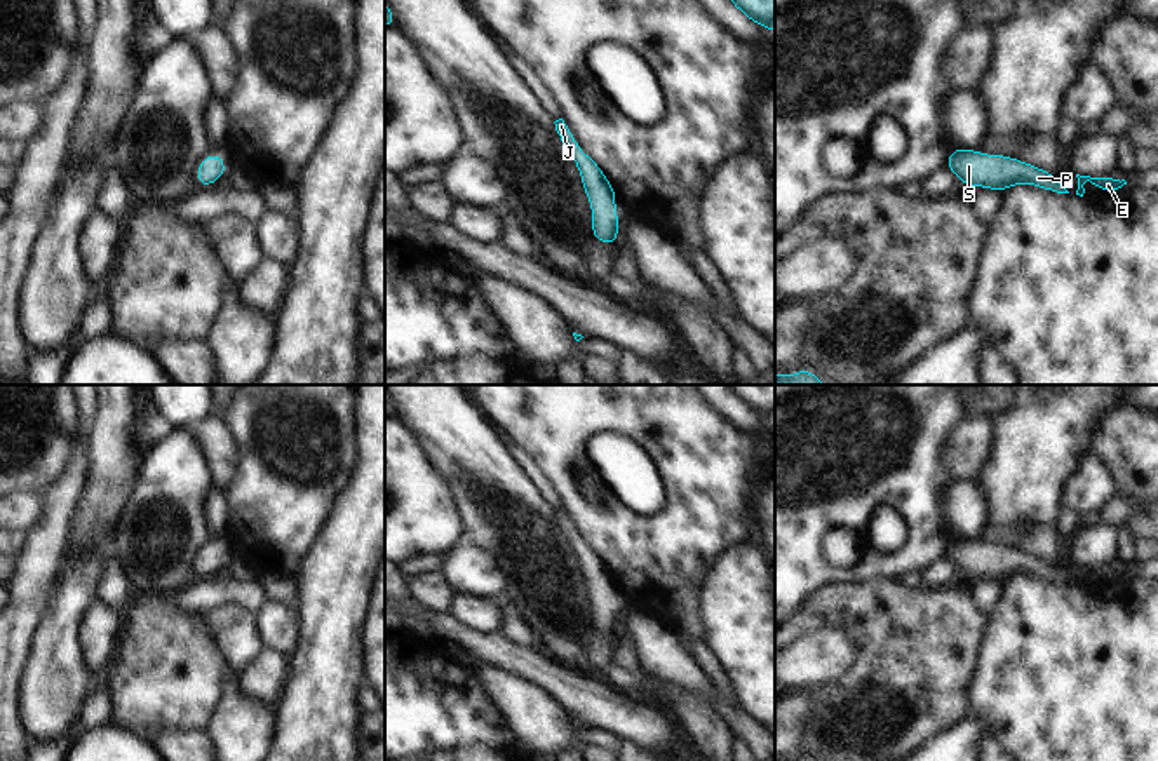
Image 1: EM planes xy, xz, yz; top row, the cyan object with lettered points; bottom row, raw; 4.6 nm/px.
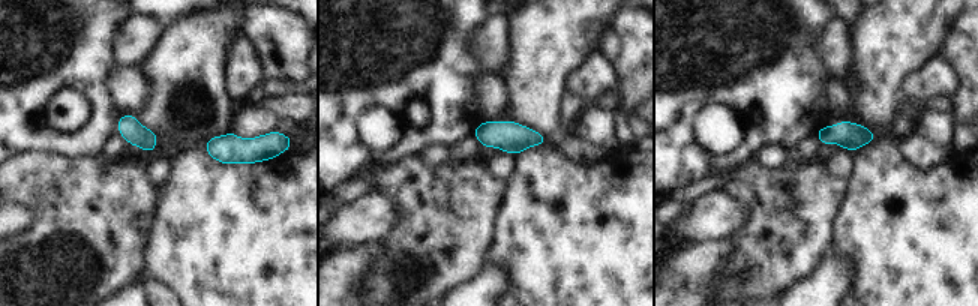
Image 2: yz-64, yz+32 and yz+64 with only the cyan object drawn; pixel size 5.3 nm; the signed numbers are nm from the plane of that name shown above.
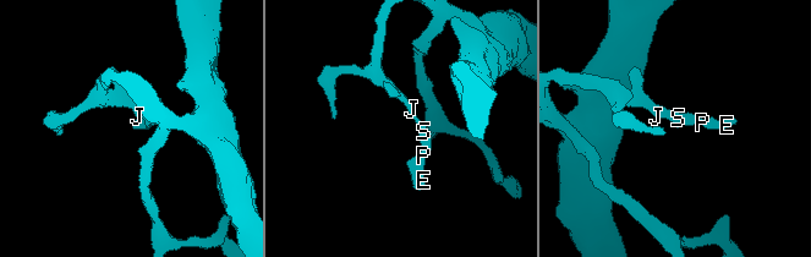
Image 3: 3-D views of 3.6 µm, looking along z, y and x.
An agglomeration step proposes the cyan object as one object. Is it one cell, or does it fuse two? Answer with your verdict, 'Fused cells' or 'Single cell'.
Single cell

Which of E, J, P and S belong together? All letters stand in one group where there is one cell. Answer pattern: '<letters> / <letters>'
E J P S

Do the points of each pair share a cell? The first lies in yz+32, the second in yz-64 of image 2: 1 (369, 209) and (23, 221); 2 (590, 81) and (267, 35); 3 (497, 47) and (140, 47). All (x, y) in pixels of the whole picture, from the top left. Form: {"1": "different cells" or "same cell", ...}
{"1": "same cell", "2": "different cells", "3": "same cell"}

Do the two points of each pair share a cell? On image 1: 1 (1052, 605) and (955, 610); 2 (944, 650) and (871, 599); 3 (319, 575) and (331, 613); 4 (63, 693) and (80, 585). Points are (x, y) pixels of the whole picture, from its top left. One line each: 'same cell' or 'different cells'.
1: different cells
2: same cell
3: same cell
4: same cell

